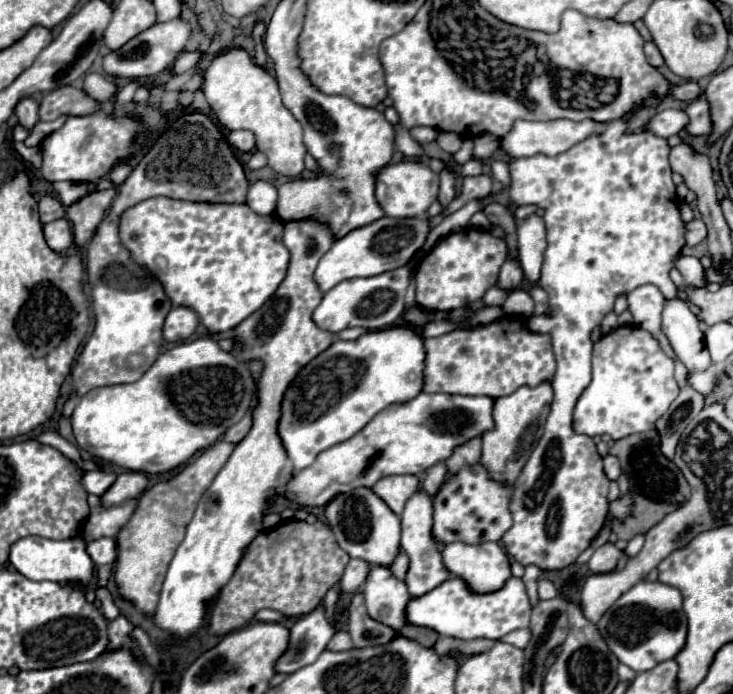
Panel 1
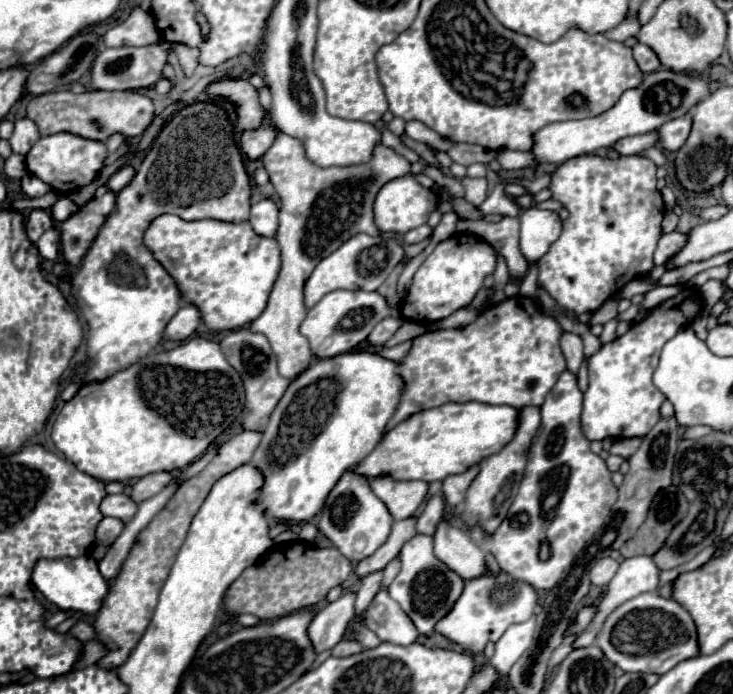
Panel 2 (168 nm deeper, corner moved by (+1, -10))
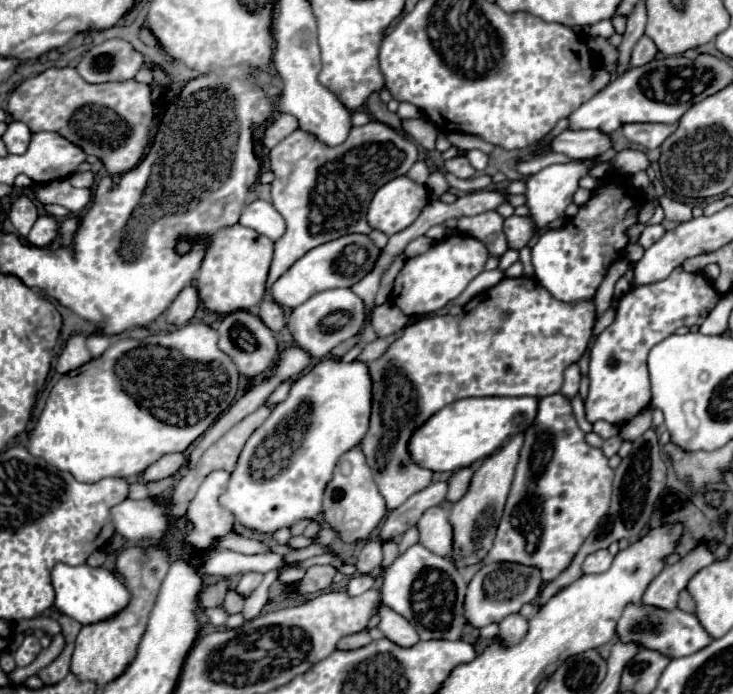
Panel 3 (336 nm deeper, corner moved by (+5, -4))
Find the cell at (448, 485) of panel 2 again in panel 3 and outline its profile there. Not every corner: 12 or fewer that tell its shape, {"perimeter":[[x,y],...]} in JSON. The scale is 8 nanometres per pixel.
{"perimeter":[[459,468],[447,480],[447,502],[453,504],[467,492],[473,468]]}

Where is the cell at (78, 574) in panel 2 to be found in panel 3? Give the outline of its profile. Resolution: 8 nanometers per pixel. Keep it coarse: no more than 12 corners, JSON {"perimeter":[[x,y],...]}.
{"perimeter":[[59,562],[55,606],[79,624],[111,618],[129,602],[113,572]]}

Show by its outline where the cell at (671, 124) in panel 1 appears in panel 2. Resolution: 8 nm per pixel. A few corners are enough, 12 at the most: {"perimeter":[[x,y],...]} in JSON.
{"perimeter":[[657,132],[615,142],[621,156],[637,154],[657,144]]}

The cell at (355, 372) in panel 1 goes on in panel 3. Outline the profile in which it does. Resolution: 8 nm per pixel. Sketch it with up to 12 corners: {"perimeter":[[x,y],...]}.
{"perimeter":[[323,358],[247,440],[219,502],[263,534],[315,518],[369,430],[361,360]]}

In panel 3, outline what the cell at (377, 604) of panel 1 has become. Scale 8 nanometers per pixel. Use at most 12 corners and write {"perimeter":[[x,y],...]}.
{"perimeter":[[385,604],[377,628],[399,646],[419,642],[415,628]]}

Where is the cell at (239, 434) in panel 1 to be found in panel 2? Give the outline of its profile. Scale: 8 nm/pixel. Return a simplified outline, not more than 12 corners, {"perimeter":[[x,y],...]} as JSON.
{"perimeter":[[249,328],[221,340],[245,386],[243,428],[265,430],[289,380]]}

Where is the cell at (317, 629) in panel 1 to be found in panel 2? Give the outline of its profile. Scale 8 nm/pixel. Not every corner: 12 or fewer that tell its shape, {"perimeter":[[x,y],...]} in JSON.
{"perimeter":[[355,592],[321,608],[309,626],[317,652],[343,640]]}

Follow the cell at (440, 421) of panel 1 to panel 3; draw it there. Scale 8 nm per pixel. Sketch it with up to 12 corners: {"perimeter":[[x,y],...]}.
{"perimeter":[[463,398],[411,434],[421,468],[453,472],[535,420],[537,398]]}

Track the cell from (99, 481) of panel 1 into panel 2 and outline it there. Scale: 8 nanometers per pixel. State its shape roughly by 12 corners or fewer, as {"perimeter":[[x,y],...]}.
{"perimeter":[[109,494],[101,514],[131,522],[137,504],[127,494]]}

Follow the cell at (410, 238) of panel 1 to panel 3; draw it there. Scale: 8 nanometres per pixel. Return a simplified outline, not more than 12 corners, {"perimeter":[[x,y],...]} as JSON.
{"perimeter":[[367,234],[309,250],[271,294],[295,308],[319,290],[349,288],[375,268]]}

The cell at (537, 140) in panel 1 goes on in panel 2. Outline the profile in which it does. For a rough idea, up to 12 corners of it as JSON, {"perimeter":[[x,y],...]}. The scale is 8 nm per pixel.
{"perimeter":[[701,74],[643,76],[607,112],[535,134],[537,162],[609,148],[689,114],[711,92]]}

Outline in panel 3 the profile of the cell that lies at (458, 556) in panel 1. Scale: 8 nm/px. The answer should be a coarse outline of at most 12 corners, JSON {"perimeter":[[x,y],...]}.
{"perimeter":[[441,506],[427,510],[419,542],[451,556],[453,526]]}

